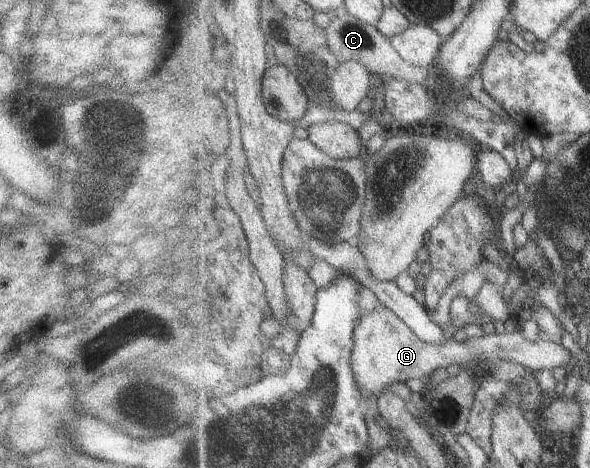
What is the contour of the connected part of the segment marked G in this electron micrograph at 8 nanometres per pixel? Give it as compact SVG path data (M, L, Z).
M382 306L371 312L363 312L356 326L355 348L352 361L354 373L358 379L359 388L364 398L376 395L378 398L387 393L387 388L395 382L409 382L411 378L425 381L436 370L446 369L451 364L478 363L487 359L503 359L524 364L526 367L540 371L541 369L556 369L571 364L571 351L562 343L546 341L542 338L536 341L525 339L520 330L509 328L503 334L483 335L473 337L465 342L451 339L444 345L425 342L393 309Z

